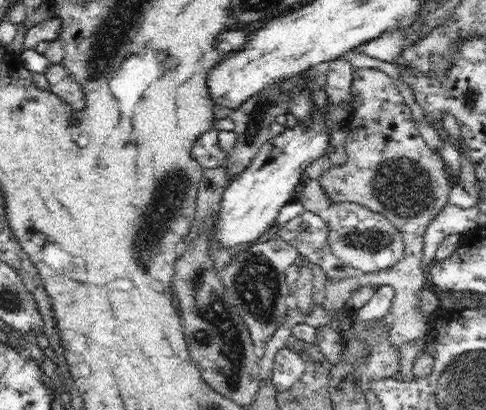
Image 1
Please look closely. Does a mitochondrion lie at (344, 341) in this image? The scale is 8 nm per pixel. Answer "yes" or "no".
no

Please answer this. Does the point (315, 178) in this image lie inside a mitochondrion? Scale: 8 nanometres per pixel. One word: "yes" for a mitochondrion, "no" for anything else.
no

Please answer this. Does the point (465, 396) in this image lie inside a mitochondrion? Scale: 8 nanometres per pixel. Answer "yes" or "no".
yes

